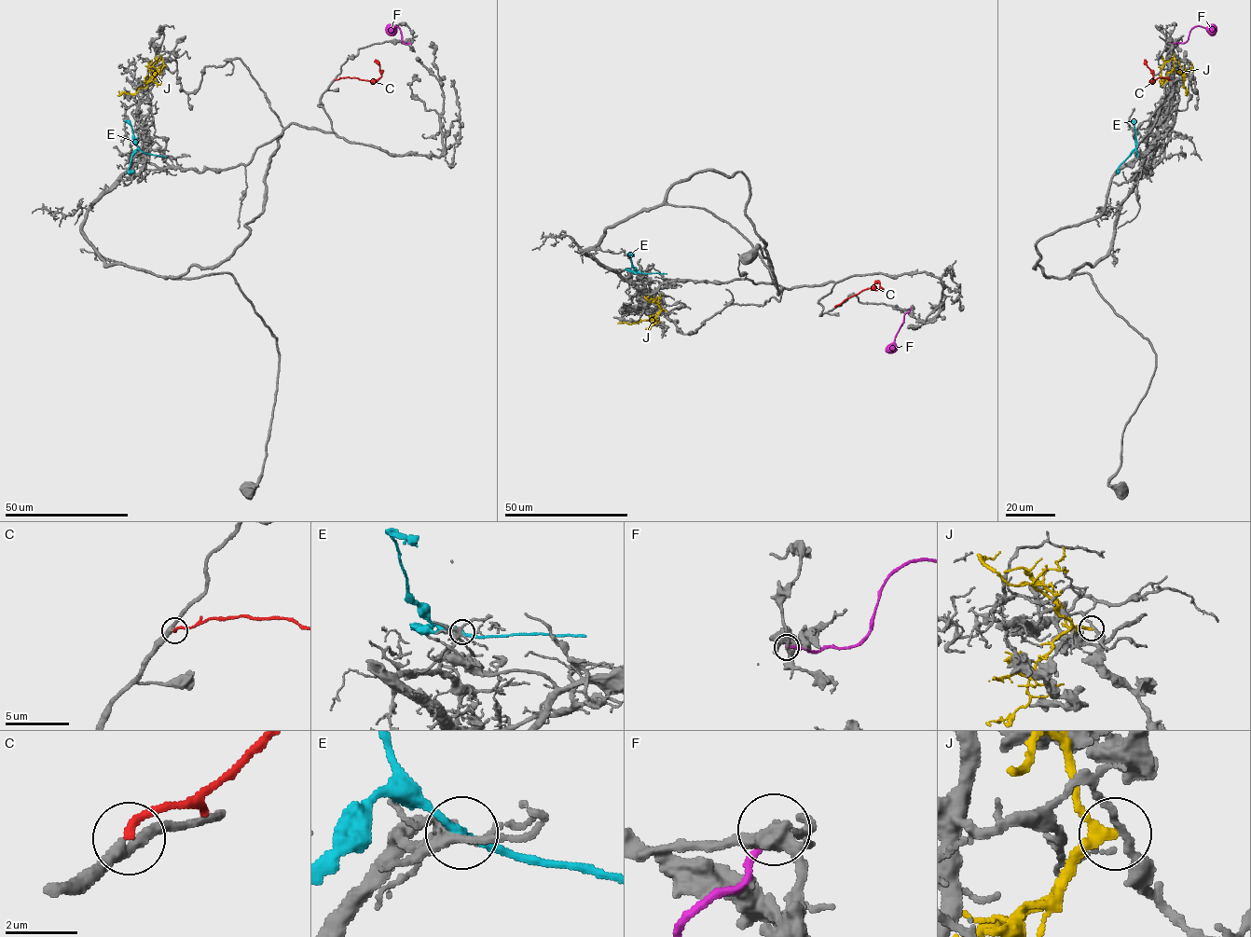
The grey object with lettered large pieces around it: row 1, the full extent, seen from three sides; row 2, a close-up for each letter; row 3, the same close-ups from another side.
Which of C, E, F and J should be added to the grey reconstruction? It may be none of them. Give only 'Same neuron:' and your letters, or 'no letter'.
Same neuron: C

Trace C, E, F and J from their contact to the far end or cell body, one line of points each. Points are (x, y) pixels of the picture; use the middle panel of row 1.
C: (834, 307), (867, 288), (881, 289), (874, 281)
E: (642, 272), (632, 265), (628, 254), (634, 256)
F: (911, 308), (888, 347), (889, 353)
J: (666, 310), (648, 320), (627, 323), (619, 322)

